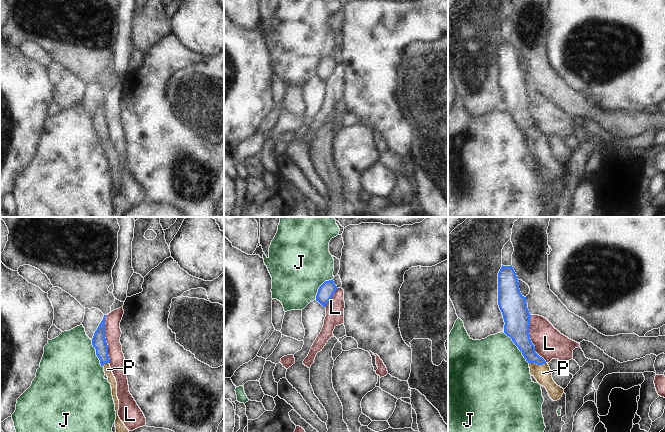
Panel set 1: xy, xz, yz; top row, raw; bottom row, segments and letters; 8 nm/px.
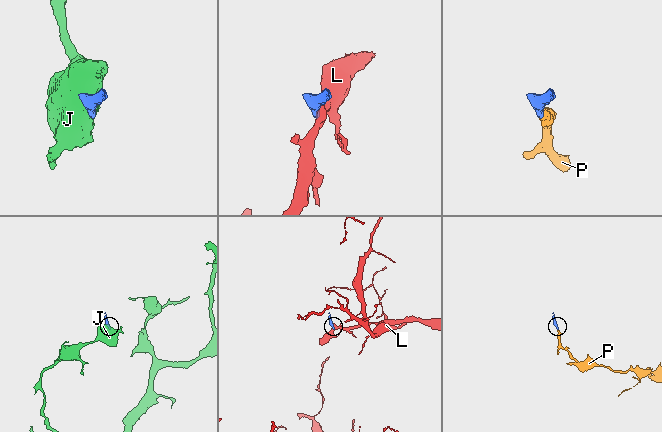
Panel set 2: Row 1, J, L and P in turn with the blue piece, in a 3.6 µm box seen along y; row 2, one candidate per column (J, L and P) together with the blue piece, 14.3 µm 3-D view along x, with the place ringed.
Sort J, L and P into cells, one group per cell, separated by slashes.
J / L / P

